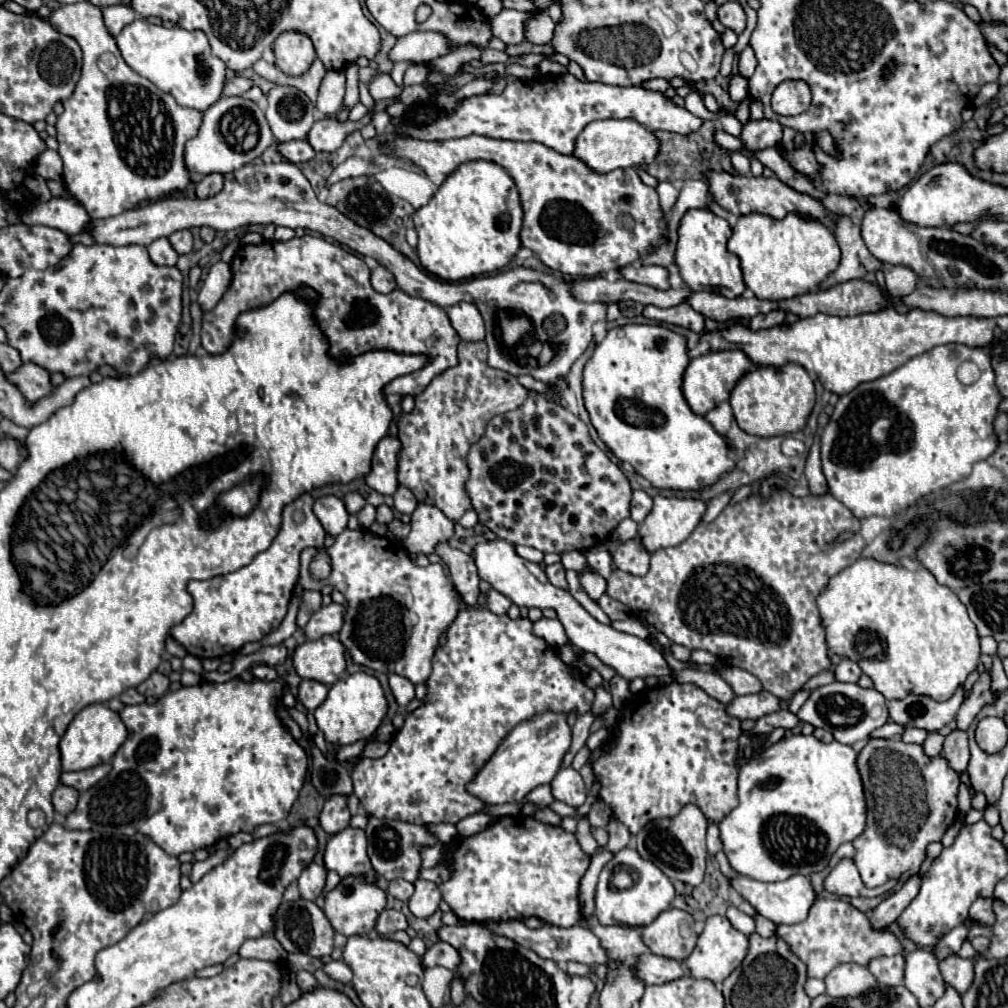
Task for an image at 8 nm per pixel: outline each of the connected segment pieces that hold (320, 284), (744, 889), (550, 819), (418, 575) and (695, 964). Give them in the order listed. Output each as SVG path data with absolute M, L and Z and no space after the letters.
M303 235L303 237L293 237L291 241L265 241L261 245L245 245L241 247L233 261L231 261L231 271L233 271L233 281L229 291L221 297L221 301L203 315L203 329L201 329L201 343L207 349L207 353L217 355L223 353L233 337L235 337L235 319L239 313L255 309L255 307L263 307L269 305L271 301L275 301L281 293L291 291L299 285L309 285L313 287L319 295L321 301L319 305L315 305L315 317L319 319L319 325L323 329L323 333L329 337L331 341L331 355L333 357L349 357L349 355L359 355L365 353L369 349L393 349L393 351L401 351L401 353L425 353L431 357L429 365L425 365L423 369L397 377L395 381L391 381L385 387L385 393L397 393L397 395L419 395L439 373L447 371L449 367L457 365L457 345L461 343L461 337L457 335L457 331L453 331L453 325L445 313L443 307L425 301L421 297L409 297L407 293L403 293L401 289L393 289L391 295L383 295L377 293L371 283L369 283L369 269L365 265L365 261L349 251L345 251L341 245L337 243L329 243L323 237L315 237L315 235Z
M793 875L787 881L777 881L777 883L763 883L763 881L755 881L751 877L733 877L733 879L729 879L729 885L743 899L747 899L759 911L759 915L773 921L775 925L783 925L783 923L795 925L799 921L805 921L811 905L817 899L809 877L803 877L803 875Z
M539 809L533 813L537 821L543 821L545 825L561 825L561 817L553 809Z
M345 529L341 535L335 537L335 543L327 549L333 565L333 573L323 579L315 581L309 573L309 563L317 555L317 549L309 547L301 553L301 575L295 587L295 595L301 595L305 589L321 589L331 585L333 589L341 591L347 599L345 603L345 621L339 631L339 641L349 651L351 659L371 671L387 671L407 677L413 685L425 683L431 673L431 657L439 643L439 637L447 631L451 621L457 617L459 611L459 593L455 591L453 583L445 575L439 563L431 563L427 567L419 567L411 561L407 549L389 537L373 535L369 529Z
M711 915L711 917L707 917L705 929L699 935L695 951L685 959L689 975L695 977L695 979L709 979L715 985L721 985L731 975L731 971L741 965L743 957L747 955L747 945L749 945L747 935L743 935L741 931L737 931L729 923L727 917L723 917L723 915Z

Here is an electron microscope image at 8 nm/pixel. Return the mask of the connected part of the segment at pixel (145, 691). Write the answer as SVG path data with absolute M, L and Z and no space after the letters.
M157 671L151 673L151 677L137 687L137 691L145 697L161 697L161 695L165 695L167 689L169 689L169 679Z

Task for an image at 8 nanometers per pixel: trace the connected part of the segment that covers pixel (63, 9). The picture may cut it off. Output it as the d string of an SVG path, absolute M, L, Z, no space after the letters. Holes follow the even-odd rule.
M91 3L61 5L59 9L51 11L47 21L59 33L73 37L83 51L81 79L75 87L75 93L63 101L65 111L61 117L57 117L55 123L57 129L55 137L59 143L57 151L63 161L63 183L67 193L75 201L79 201L93 219L119 215L123 213L123 209L133 209L141 201L159 201L167 193L171 195L193 193L195 181L183 161L183 153L185 153L185 143L191 137L195 137L195 133L199 131L203 115L195 109L177 105L177 101L169 93L157 89L149 79L135 73L123 61L115 37L107 31L103 23L103 15L99 7ZM107 54L117 57L117 65L109 64Z

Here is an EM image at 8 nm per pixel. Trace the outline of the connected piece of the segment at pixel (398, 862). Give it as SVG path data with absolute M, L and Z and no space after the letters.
M369 817L367 823L367 843L369 843L369 857L373 863L373 869L377 875L391 879L405 879L409 883L415 883L419 879L421 871L421 847L425 845L437 845L435 835L425 825L411 825L395 819L377 819Z

